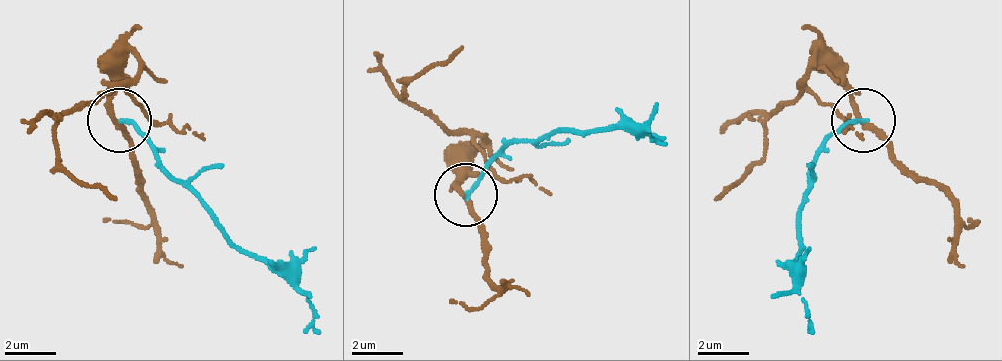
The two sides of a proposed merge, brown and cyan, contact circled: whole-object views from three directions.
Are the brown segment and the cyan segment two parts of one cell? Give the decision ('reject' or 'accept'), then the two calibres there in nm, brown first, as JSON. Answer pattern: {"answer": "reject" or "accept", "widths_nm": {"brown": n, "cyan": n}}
{"answer": "reject", "widths_nm": {"brown": 220, "cyan": 170}}

